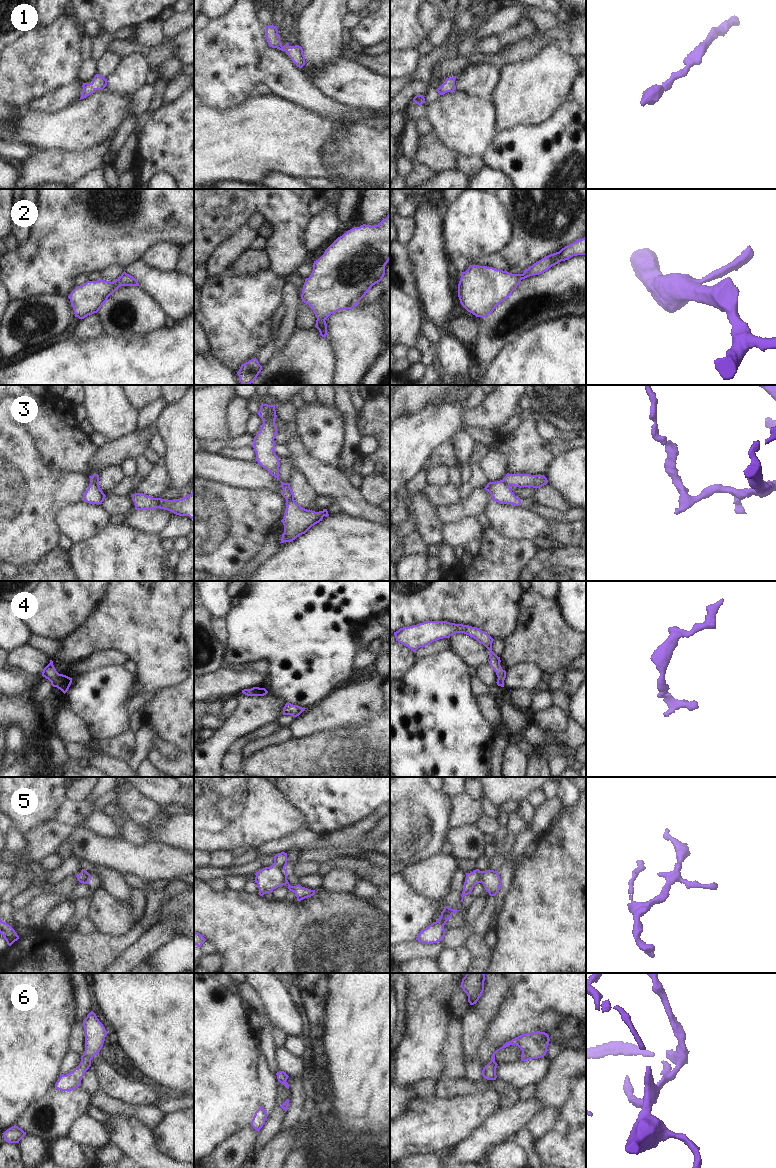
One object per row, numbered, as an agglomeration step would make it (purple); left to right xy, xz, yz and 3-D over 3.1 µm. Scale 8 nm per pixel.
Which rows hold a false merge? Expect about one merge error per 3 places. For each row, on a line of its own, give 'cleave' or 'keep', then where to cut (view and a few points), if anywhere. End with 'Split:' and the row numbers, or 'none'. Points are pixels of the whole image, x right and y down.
1: keep; no cut
2: keep; no cut
3: cleave; cut in xy along (90, 482), (98, 484)
4: keep; no cut
5: keep; no cut
6: keep; no cut
Split: 3

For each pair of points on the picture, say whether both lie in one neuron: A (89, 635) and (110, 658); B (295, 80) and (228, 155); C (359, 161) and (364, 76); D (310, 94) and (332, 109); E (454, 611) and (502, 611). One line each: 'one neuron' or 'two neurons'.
A: two neurons
B: two neurons
C: two neurons
D: one neuron
E: one neuron

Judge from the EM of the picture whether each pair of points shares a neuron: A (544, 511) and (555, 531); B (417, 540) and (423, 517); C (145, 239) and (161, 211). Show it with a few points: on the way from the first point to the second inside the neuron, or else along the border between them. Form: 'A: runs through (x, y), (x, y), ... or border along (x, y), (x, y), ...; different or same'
A: border along (549, 520), (573, 521); different
B: border along (416, 531), (429, 546); different
C: runs through (145, 232), (145, 227), (154, 218); same

